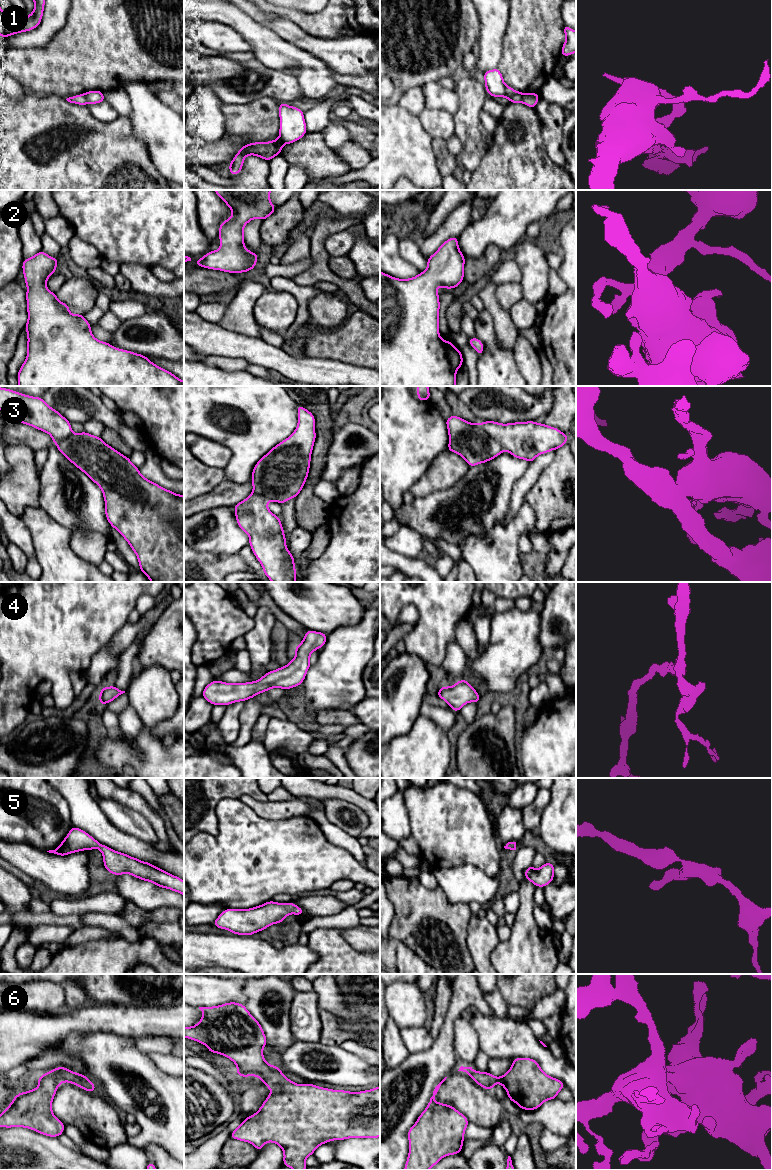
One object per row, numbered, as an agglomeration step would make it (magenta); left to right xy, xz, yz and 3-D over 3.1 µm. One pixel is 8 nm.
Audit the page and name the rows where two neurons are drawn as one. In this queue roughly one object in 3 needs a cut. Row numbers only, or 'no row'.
1, 3

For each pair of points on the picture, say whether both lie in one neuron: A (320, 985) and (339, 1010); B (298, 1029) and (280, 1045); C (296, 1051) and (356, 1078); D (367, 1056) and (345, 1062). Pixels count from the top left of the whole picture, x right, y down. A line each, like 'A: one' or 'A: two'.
A: one
B: two
C: one
D: two

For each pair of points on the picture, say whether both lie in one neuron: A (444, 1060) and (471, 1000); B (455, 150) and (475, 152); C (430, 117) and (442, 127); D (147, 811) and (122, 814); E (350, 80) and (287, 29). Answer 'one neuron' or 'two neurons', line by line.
A: one neuron
B: two neurons
C: one neuron
D: two neurons
E: two neurons

